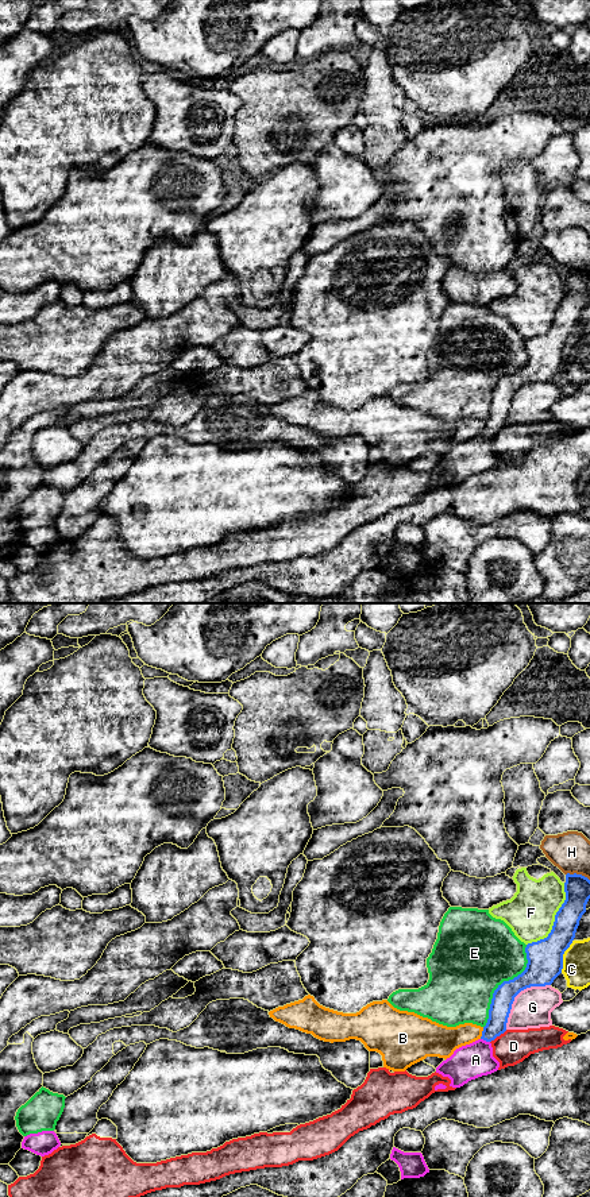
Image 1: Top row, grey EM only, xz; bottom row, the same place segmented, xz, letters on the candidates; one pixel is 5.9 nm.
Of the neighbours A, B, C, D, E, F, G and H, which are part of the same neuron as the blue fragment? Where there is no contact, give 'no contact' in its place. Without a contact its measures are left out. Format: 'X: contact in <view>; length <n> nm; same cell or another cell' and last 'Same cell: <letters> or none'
A: contact in xz; length 60 nm; same cell
B: contact in xz; length 80 nm; another cell
C: contact in xz; length 220 nm; another cell
D: contact in xz; length 130 nm; another cell
E: contact in xz; length 550 nm; another cell
F: contact in xz; length 440 nm; another cell
G: contact in xz; length 380 nm; another cell
H: contact in xz; length 150 nm; another cell
Same cell: A

